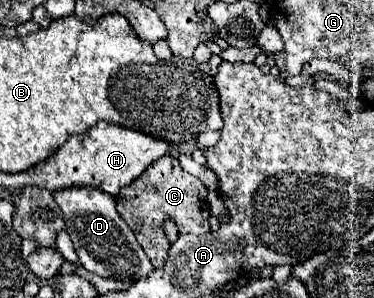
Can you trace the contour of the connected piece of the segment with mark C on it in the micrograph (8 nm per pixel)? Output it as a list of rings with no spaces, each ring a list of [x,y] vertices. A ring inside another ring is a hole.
[[[160,157],[154,161],[138,179],[120,189],[116,197],[116,209],[120,217],[132,227],[142,249],[150,257],[154,269],[162,269],[168,259],[168,235],[164,233],[164,221],[172,219],[178,227],[178,233],[204,235],[210,233],[210,205],[208,189],[204,183],[182,169],[176,157]]]

